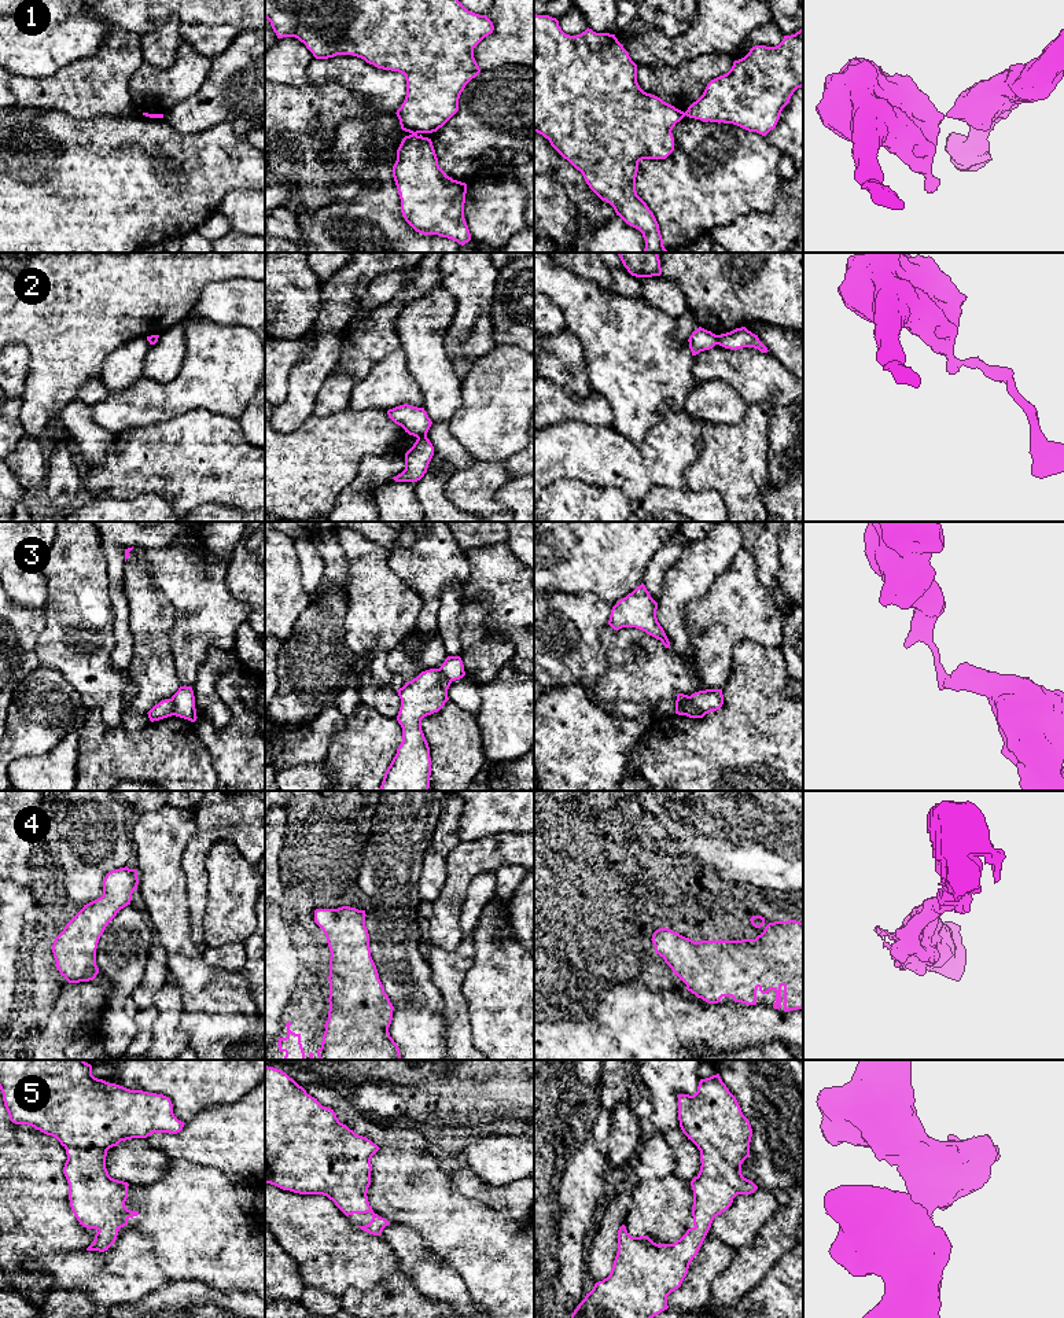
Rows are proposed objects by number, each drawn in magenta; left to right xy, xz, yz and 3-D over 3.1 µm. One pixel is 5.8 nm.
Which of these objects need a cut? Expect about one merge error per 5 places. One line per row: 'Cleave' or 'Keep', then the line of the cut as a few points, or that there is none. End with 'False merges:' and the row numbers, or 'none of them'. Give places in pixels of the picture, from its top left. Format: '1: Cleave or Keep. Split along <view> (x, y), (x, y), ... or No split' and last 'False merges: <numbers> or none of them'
1: Cleave. Split along xz (412, 133), (416, 135)
2: Cleave. Split along xz (426, 434), (418, 438)
3: Cleave. Split along yz (689, 696), (684, 714)
4: Keep. No split
5: Keep. No split
False merges: 1, 2, 3

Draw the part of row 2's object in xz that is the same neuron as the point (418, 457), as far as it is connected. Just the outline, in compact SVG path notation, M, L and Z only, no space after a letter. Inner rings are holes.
M427 435L416 439L413 446L405 453L405 470L394 476L395 482L417 482L427 472L434 456L434 446Z

